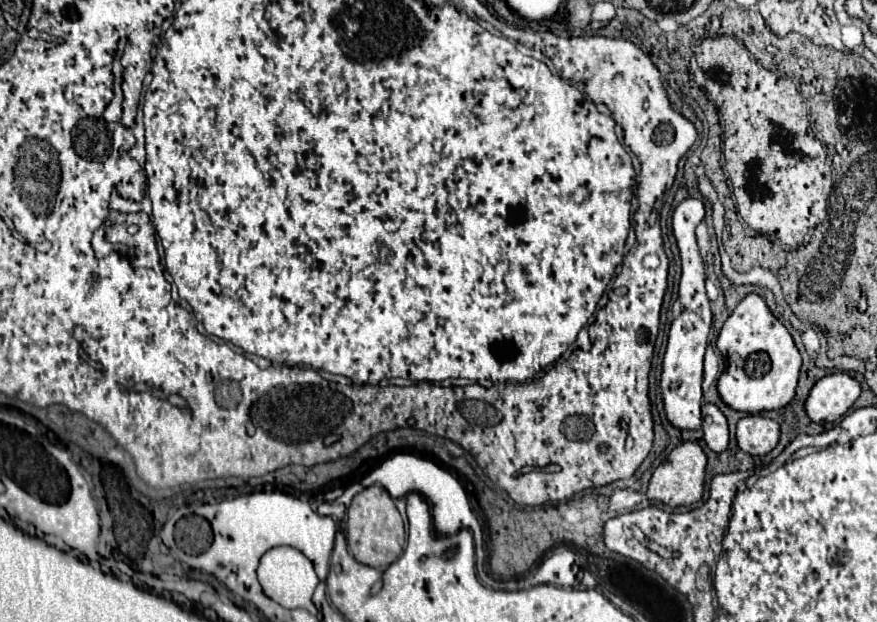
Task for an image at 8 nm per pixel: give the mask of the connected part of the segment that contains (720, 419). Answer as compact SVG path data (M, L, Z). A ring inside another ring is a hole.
M703 403L703 433L705 443L711 451L721 453L729 445L729 425L723 411L713 403Z

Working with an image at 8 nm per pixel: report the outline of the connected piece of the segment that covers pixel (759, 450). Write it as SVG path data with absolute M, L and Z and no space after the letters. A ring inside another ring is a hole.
M747 415L737 423L739 449L749 455L767 455L779 441L779 423L763 415Z

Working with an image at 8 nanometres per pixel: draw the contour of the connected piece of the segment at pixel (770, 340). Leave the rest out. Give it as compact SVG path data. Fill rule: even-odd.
M749 293L723 323L717 339L717 349L725 359L725 371L717 381L721 399L737 411L761 413L783 409L793 397L801 373L801 355L791 333L767 307L767 301Z

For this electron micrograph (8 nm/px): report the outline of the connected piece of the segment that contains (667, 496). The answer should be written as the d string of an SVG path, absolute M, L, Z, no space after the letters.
M681 443L677 445L667 457L665 461L655 469L651 481L649 481L649 491L647 497L651 501L661 501L665 505L671 507L679 507L679 505L689 505L689 503L697 503L703 497L703 483L705 483L705 467L707 467L707 455L703 453L699 443Z

